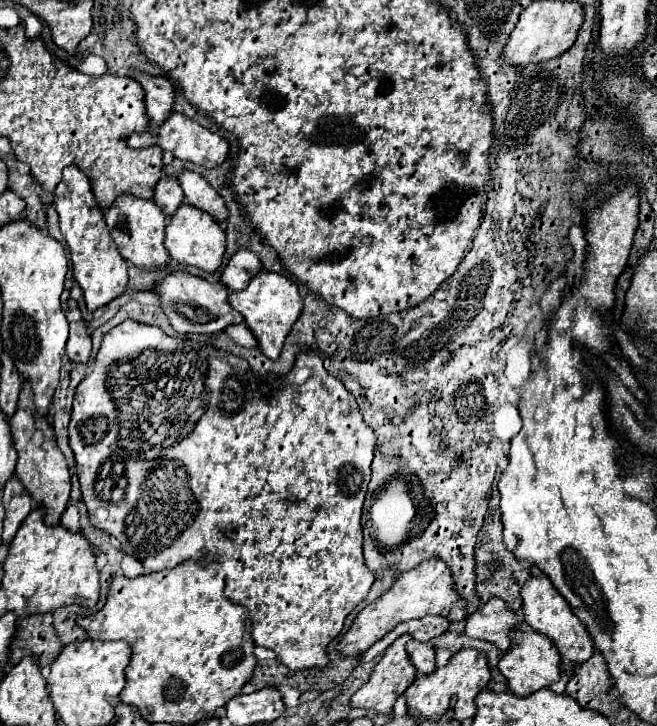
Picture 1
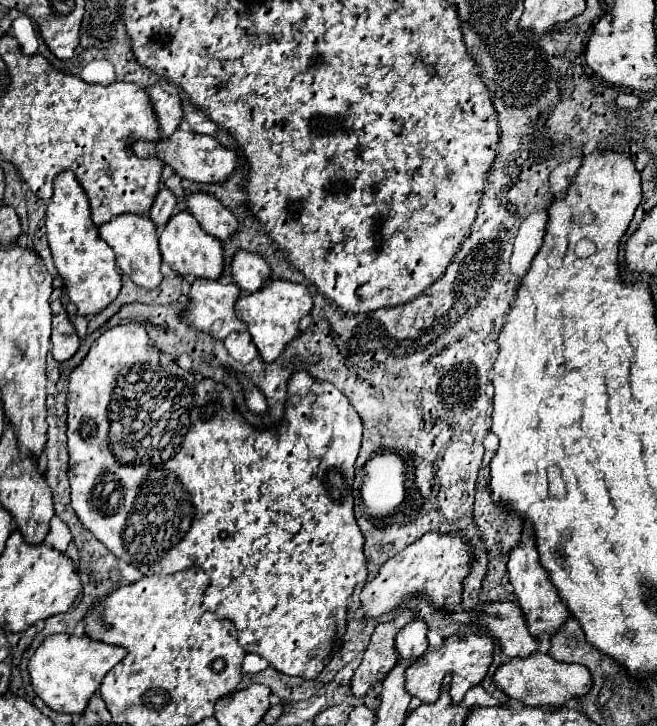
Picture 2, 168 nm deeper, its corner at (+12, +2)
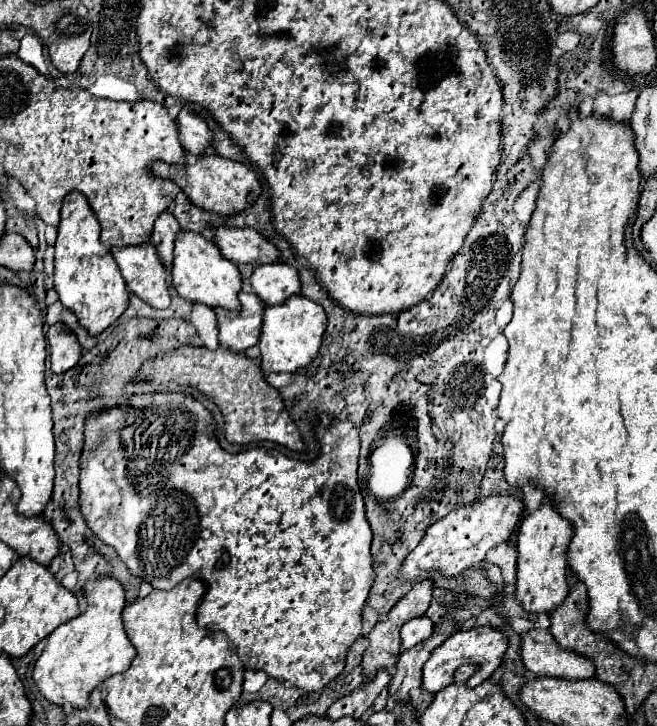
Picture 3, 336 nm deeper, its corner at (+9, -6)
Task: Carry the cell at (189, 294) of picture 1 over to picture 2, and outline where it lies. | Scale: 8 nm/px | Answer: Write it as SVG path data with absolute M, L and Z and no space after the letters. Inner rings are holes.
M196 279L190 291L190 303L182 317L196 329L204 329L204 333L212 335L214 339L226 339L234 331L246 331L246 325L236 317L236 301L242 295L242 289L236 283L222 283L222 281L208 281L208 279Z

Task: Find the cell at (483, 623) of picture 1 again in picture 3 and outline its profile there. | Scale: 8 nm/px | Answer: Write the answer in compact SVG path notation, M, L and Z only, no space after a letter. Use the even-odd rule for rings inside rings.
M531 629L521 633L521 661L525 669L535 675L563 677L563 679L587 679L595 669L589 659L561 649L547 629Z

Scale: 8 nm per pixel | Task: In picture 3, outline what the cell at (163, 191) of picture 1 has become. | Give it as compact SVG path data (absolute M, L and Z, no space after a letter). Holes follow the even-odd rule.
M165 211L159 215L159 219L155 221L155 229L151 233L151 243L157 247L157 253L163 261L163 265L169 269L173 263L173 241L179 233L179 223L173 217L173 213Z

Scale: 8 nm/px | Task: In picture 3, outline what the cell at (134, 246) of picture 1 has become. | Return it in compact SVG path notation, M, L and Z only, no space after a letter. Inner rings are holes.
M151 243L143 245L127 245L111 249L121 275L127 283L127 289L141 297L155 309L169 307L169 285L167 285L167 271L159 261L157 249Z

